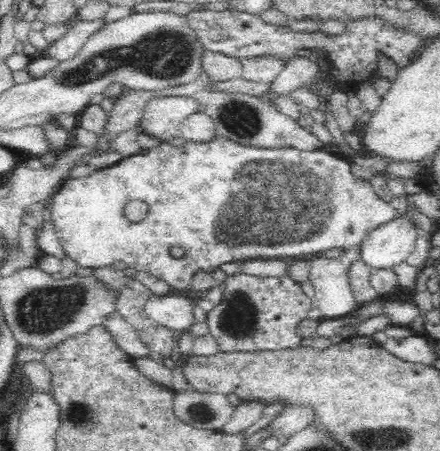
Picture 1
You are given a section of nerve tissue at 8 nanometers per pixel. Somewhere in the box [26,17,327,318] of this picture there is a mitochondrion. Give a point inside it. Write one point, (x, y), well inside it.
(166, 54)

